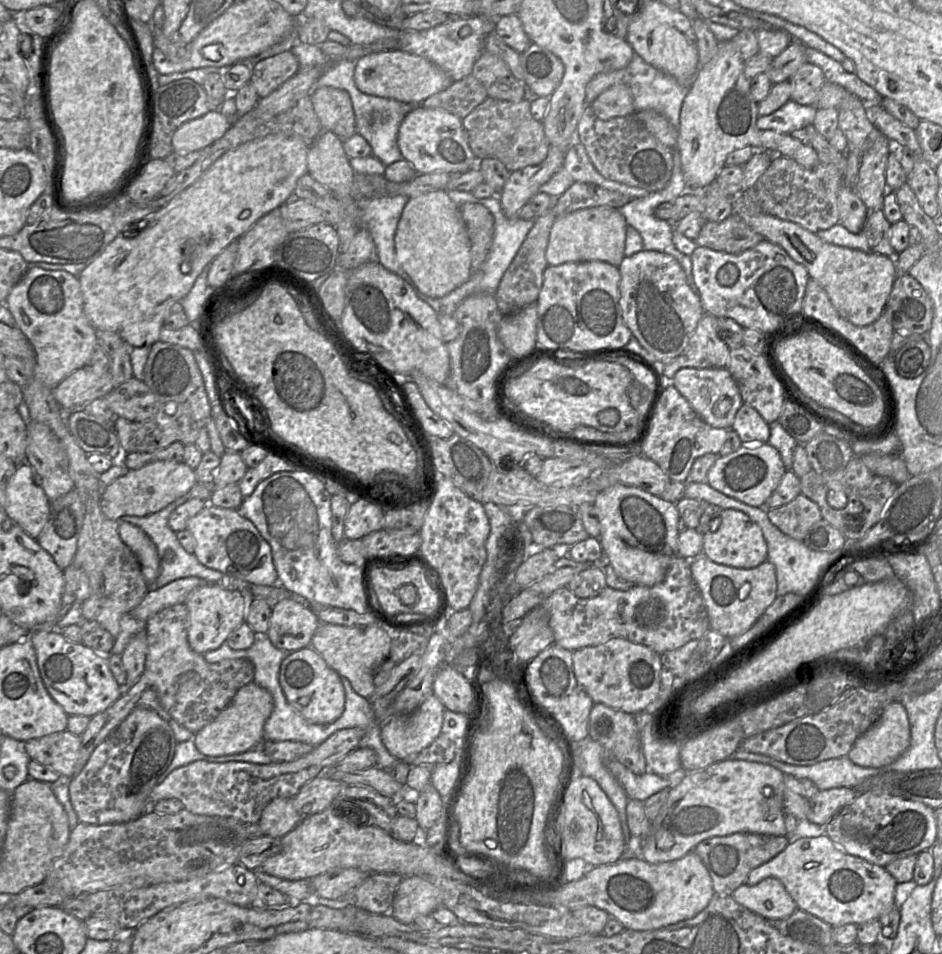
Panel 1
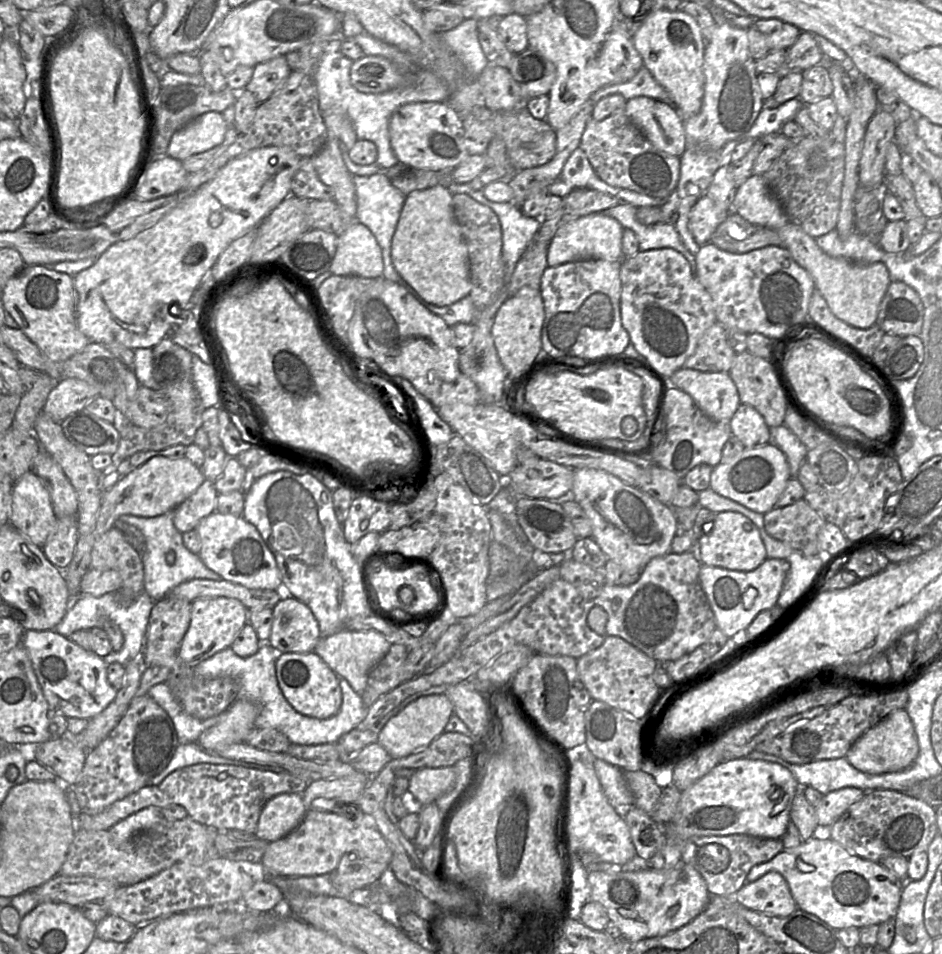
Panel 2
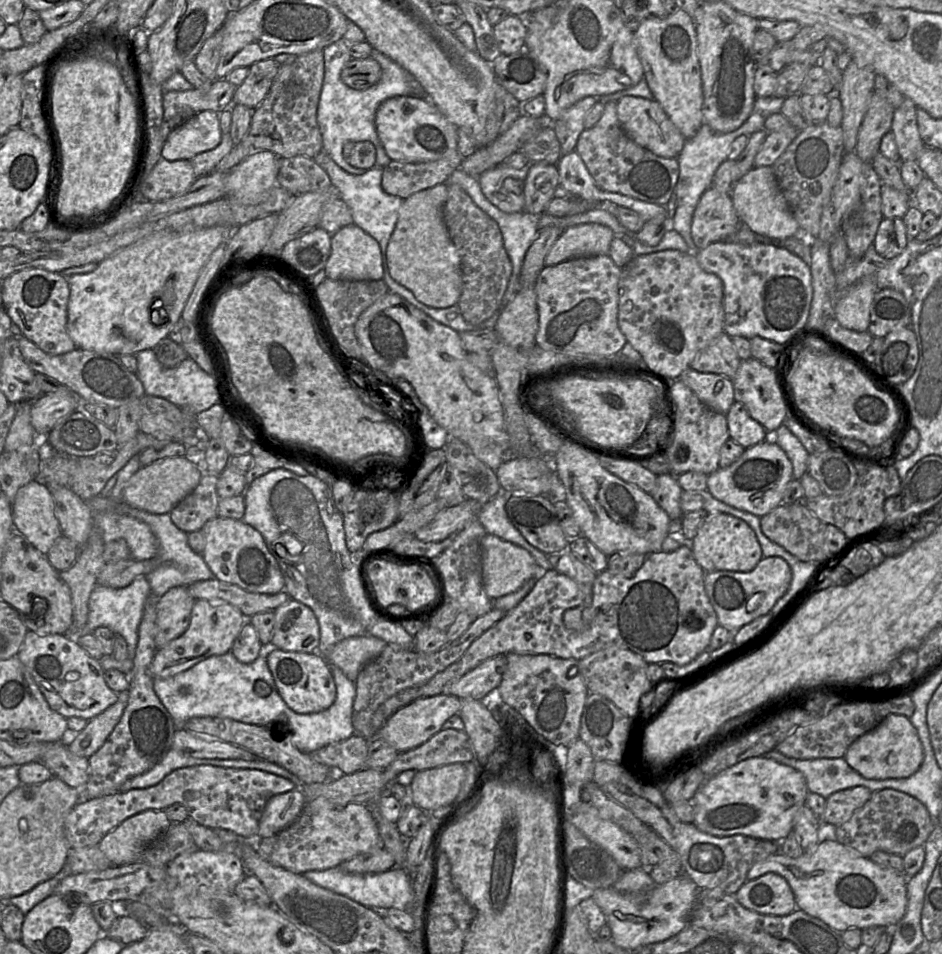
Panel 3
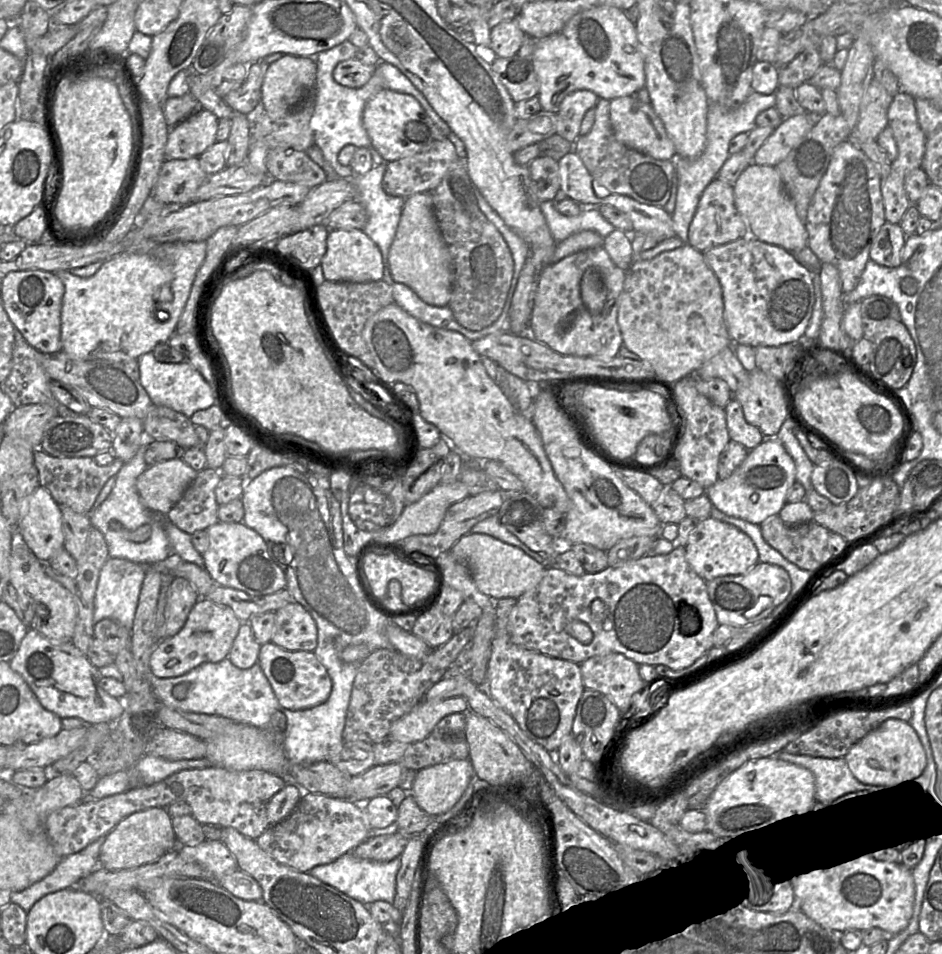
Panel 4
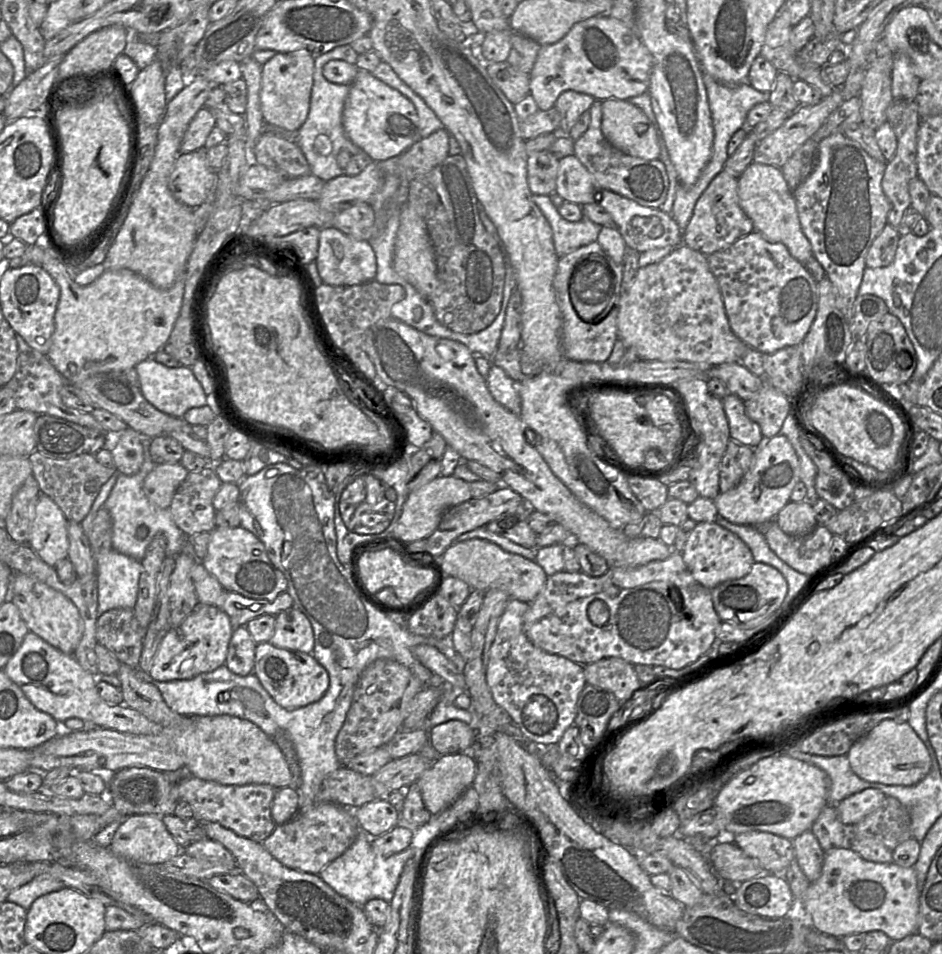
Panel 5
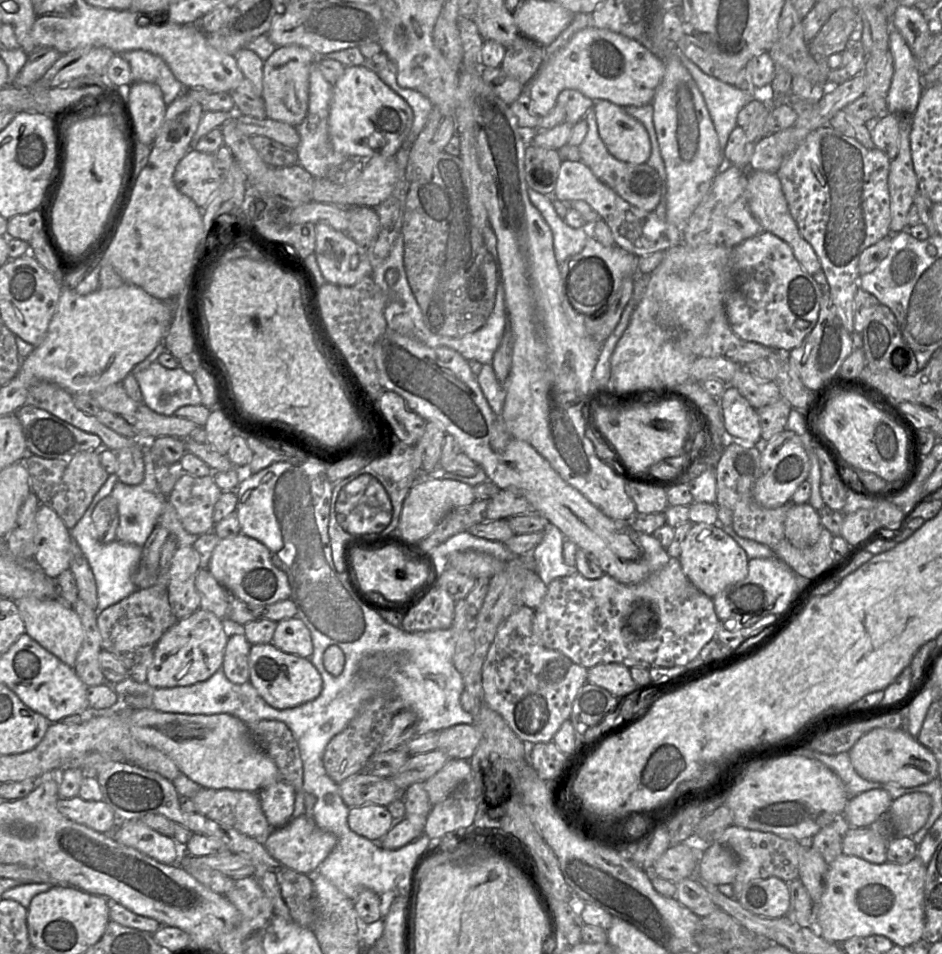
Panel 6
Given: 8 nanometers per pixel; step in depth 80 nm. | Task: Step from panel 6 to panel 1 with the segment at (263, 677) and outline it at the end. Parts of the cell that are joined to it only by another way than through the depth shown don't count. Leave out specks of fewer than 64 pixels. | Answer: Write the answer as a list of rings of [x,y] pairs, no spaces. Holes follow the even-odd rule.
[[[311,646],[291,652],[281,663],[279,683],[289,704],[306,720],[329,724],[344,711],[345,689],[341,676]]]

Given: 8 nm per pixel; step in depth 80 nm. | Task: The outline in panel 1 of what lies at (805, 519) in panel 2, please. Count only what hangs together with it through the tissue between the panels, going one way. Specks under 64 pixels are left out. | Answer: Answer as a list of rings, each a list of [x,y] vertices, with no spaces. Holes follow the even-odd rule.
[[[803,494],[783,506],[766,510],[773,525],[798,541],[803,541],[811,526],[822,520],[819,506]]]

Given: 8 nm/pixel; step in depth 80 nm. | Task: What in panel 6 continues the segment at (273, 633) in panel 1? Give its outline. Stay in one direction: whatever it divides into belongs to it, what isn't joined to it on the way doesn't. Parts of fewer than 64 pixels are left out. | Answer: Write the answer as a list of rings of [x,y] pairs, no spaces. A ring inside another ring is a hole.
[[[297,616],[277,623],[272,643],[280,650],[310,658],[313,653],[311,632]]]

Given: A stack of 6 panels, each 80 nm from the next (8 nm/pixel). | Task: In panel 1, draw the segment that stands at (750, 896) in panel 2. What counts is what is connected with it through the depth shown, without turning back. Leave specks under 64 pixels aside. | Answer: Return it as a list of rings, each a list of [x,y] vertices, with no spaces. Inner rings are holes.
[[[767,877],[755,885],[744,883],[732,896],[740,905],[767,920],[786,918],[797,909],[782,882],[775,877]]]

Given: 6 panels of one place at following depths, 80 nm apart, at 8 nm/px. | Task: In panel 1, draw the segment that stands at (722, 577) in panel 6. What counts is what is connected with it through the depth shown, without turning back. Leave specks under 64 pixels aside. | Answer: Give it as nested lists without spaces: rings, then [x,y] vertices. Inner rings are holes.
[[[723,509],[720,526],[714,532],[703,534],[702,553],[718,564],[751,569],[767,560],[768,548],[762,530],[755,521],[739,510]]]

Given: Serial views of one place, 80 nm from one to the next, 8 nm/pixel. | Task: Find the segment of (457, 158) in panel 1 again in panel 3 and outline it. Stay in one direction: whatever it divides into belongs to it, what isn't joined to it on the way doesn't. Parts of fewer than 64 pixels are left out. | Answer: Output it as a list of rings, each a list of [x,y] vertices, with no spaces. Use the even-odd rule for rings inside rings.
[[[396,96],[380,104],[375,115],[378,138],[392,161],[424,163],[457,150],[458,130],[427,98]]]

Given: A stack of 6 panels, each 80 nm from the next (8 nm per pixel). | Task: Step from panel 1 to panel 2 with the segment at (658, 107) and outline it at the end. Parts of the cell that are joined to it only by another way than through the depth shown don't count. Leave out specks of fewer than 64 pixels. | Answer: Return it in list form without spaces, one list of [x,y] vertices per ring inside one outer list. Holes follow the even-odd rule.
[[[644,66],[629,81],[602,87],[593,93],[589,100],[596,103],[612,94],[620,94],[626,100],[641,96],[649,97],[673,106],[668,92],[654,79],[650,71]]]

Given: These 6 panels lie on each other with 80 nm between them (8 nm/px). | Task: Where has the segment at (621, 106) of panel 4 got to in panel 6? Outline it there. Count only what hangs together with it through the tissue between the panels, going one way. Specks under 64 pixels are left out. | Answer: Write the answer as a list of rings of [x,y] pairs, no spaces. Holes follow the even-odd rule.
[[[593,100],[592,110],[598,125],[599,135],[608,151],[617,159],[631,163],[646,163],[651,154],[651,142],[645,127],[634,117],[627,114],[623,107],[607,100]]]

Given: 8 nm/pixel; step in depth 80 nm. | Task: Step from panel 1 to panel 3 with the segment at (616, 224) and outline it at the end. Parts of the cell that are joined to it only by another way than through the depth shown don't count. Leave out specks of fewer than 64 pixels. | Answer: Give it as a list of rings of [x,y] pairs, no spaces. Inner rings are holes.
[[[600,224],[569,227],[557,238],[545,257],[545,266],[583,256],[608,255],[613,231]]]

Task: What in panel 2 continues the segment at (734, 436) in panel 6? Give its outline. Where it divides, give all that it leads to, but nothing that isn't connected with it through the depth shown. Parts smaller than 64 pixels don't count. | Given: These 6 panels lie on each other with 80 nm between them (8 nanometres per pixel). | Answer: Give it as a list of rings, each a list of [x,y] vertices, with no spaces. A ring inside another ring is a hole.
[[[740,404],[729,424],[732,435],[745,448],[760,447],[770,441],[770,428],[763,416],[751,405]]]

